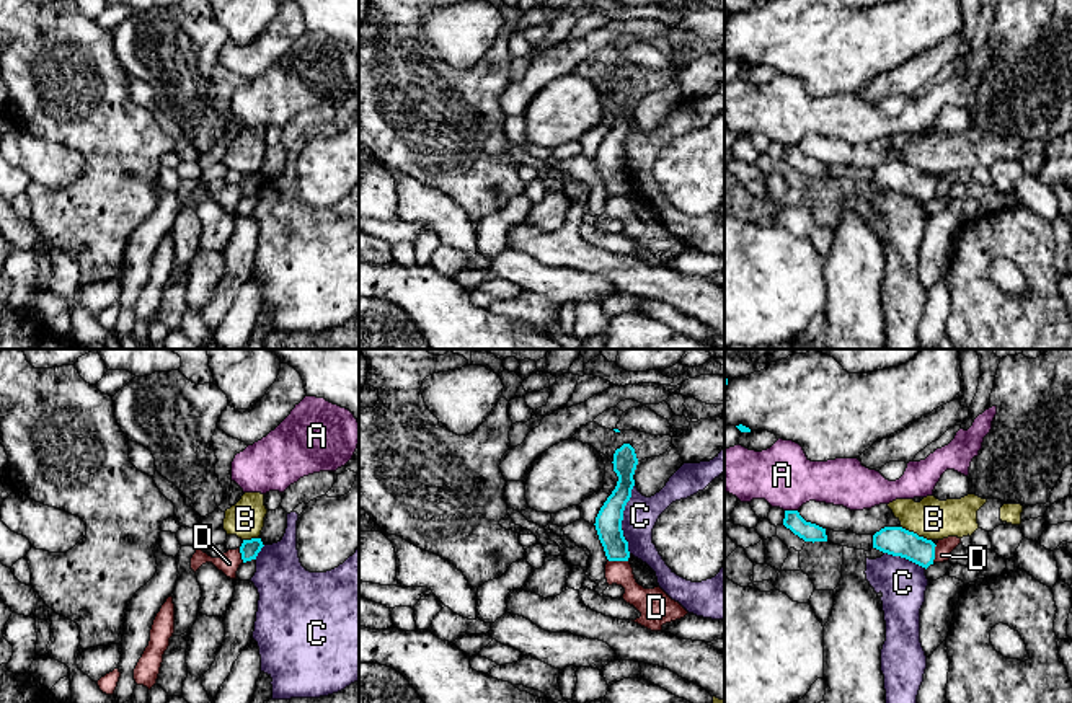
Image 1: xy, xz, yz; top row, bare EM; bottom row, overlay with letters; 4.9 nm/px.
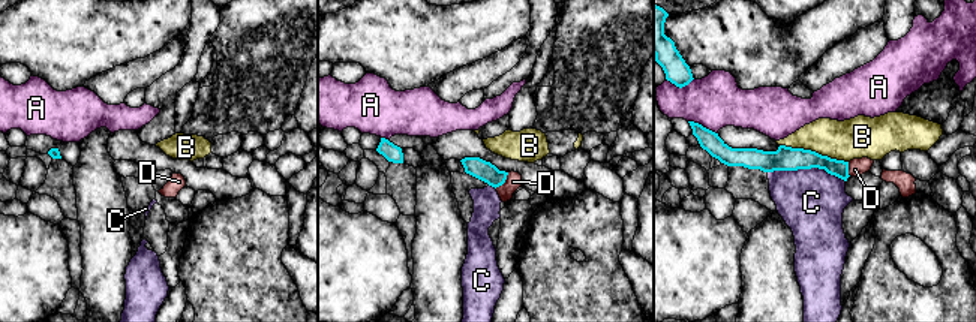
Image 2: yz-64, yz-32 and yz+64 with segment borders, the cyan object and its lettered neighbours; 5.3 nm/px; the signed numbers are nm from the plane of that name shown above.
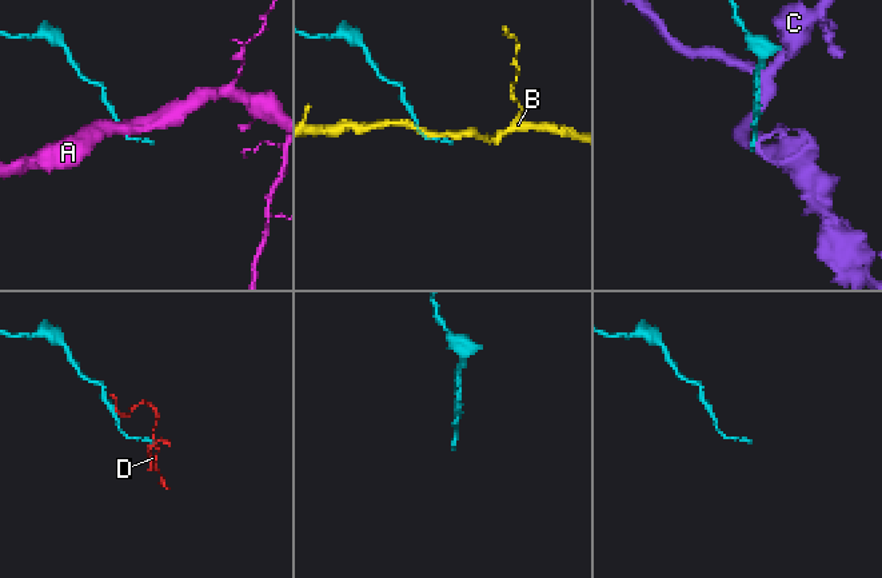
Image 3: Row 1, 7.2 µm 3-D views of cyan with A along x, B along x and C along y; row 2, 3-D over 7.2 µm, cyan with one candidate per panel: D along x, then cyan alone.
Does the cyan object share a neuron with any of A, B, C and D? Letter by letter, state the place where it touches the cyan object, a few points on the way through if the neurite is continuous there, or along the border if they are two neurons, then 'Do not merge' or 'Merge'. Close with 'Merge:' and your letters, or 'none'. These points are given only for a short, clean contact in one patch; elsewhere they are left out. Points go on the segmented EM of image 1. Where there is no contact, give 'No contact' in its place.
A: Touches cyan at yz (792, 511). Boundary: yz (785, 509), (797, 511). Do not merge
B: Touches cyan at yz (916, 534). Do not merge
C: Touches cyan at xz (622, 519). Boundary: xz (635, 485), (622, 521), (622, 535), (629, 553). Do not merge
D: Touches cyan at xz (619, 560). Boundary: xz (609, 560), (627, 561). Do not merge
Merge: none

